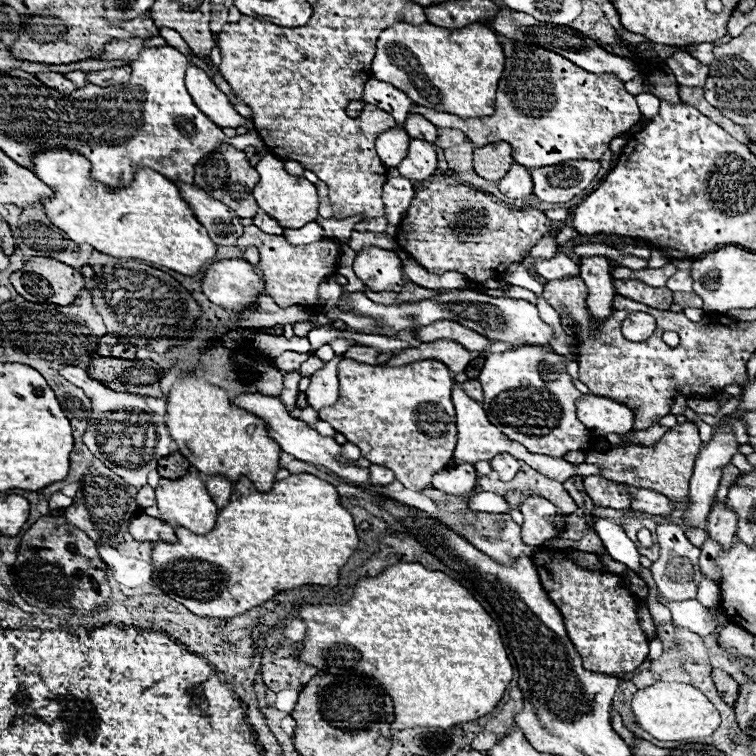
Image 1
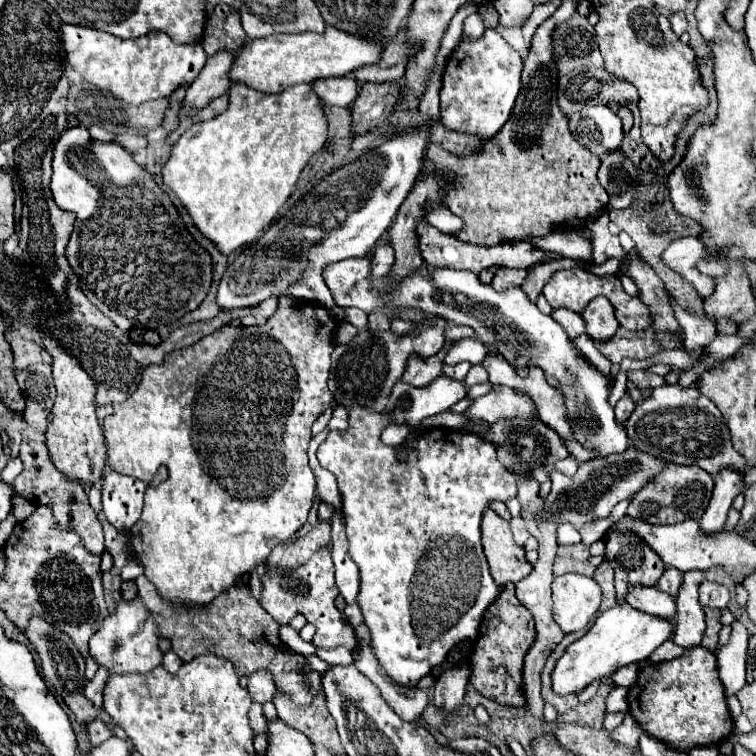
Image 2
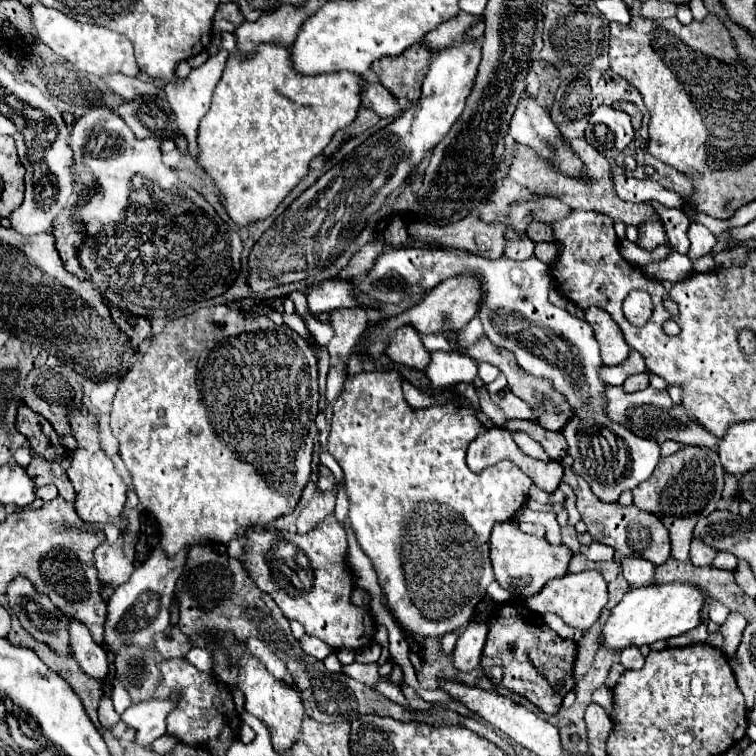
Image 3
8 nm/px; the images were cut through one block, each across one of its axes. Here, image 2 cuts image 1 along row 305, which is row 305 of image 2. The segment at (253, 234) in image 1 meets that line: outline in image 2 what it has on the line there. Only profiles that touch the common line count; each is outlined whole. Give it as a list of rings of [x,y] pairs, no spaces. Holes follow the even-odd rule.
[[[281,296],[279,305],[274,312],[274,316],[268,318],[266,324],[262,326],[222,326],[210,336],[204,336],[196,344],[174,350],[166,354],[164,362],[160,366],[148,366],[142,372],[142,382],[138,384],[138,390],[124,400],[122,404],[114,404],[114,414],[104,420],[104,438],[108,446],[108,456],[106,462],[112,466],[114,472],[126,474],[126,476],[136,476],[146,484],[146,494],[144,494],[144,510],[140,520],[129,530],[130,544],[134,556],[142,562],[144,574],[148,580],[156,586],[156,592],[170,604],[174,606],[190,606],[190,608],[206,608],[216,594],[222,594],[222,590],[228,590],[238,582],[242,576],[254,572],[258,566],[268,566],[268,554],[280,546],[286,544],[296,536],[296,532],[304,526],[308,512],[312,508],[314,500],[314,472],[308,466],[308,442],[310,442],[310,426],[314,420],[330,406],[332,396],[326,388],[328,380],[328,370],[330,370],[330,354],[334,350],[334,330],[338,322],[324,310],[324,308],[307,302],[302,304],[298,311],[294,311],[293,299]],[[160,468],[168,470],[166,480],[156,482],[156,474]]]

